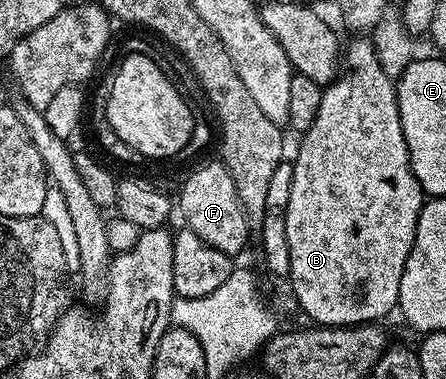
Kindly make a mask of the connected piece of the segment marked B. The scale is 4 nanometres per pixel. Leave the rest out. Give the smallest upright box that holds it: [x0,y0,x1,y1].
[286,38,424,328]

